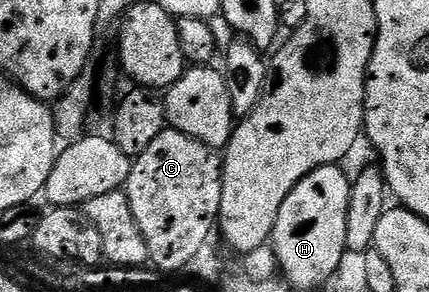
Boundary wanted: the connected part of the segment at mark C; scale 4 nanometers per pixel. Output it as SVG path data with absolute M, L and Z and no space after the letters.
M169 127L156 135L144 155L133 158L124 192L136 215L136 227L148 243L151 266L166 273L183 272L204 241L212 237L220 211L222 162L215 150Z

